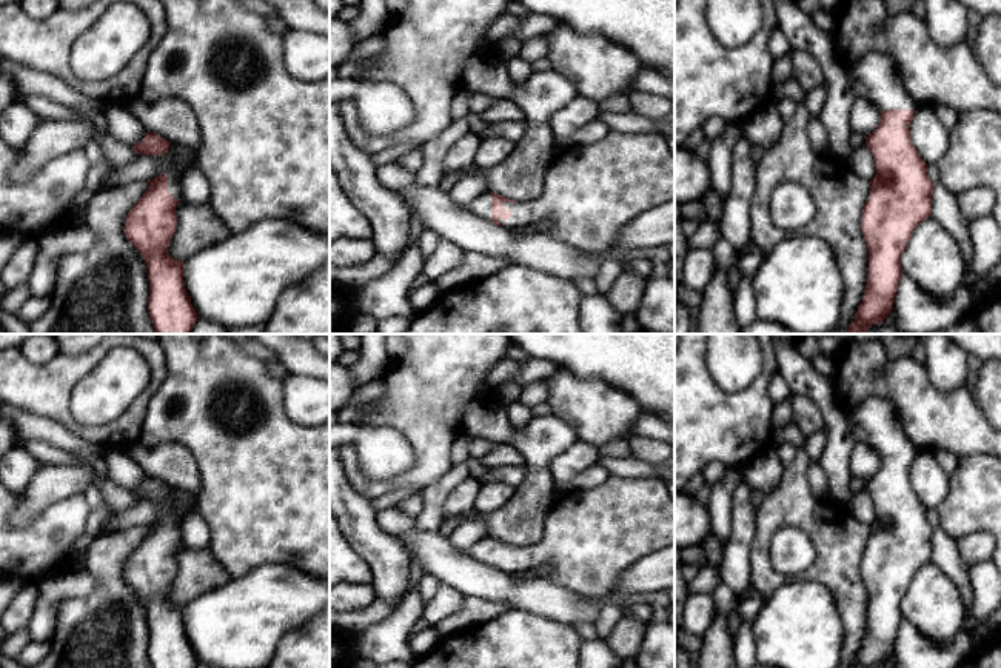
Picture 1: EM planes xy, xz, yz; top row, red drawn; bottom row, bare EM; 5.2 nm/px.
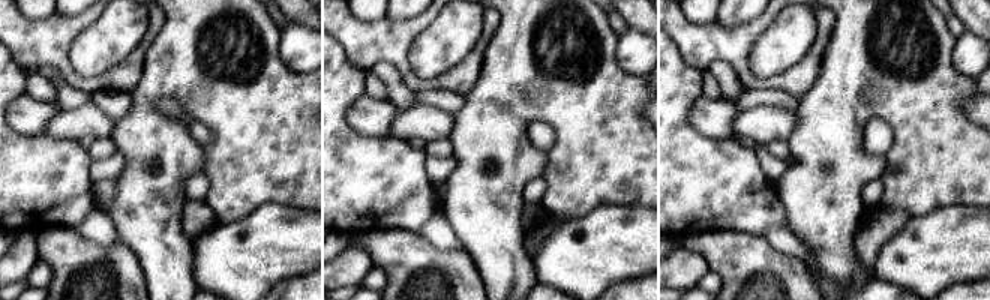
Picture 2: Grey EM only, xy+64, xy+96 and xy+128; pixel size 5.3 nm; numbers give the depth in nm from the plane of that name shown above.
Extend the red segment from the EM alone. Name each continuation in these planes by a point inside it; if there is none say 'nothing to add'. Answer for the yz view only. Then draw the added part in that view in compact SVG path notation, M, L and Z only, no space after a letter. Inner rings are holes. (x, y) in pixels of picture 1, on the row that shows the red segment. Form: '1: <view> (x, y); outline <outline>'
1: yz (875, 76); outline M869 52L845 71L852 91L872 100L881 111L916 109L907 92L895 60L884 52Z

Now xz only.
1: xz (592, 191); outline M610 131L604 139L590 145L567 145L547 169L544 192L541 197L528 202L505 202L505 211L513 215L508 220L497 219L502 225L521 229L528 225L547 222L548 235L582 252L604 256L611 249L616 235L633 219L642 212L675 200L675 155L667 139L659 132L634 134Z

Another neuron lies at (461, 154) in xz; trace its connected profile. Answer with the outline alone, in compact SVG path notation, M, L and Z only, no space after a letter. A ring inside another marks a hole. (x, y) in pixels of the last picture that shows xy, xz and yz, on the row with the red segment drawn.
M468 132L454 142L445 154L444 168L464 171L474 163L480 137L474 132Z

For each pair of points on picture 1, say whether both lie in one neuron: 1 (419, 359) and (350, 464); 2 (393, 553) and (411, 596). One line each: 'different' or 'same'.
1: same
2: different

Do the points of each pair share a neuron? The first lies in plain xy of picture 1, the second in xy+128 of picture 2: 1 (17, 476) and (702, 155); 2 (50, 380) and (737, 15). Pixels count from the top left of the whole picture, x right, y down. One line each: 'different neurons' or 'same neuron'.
1: different neurons
2: different neurons

